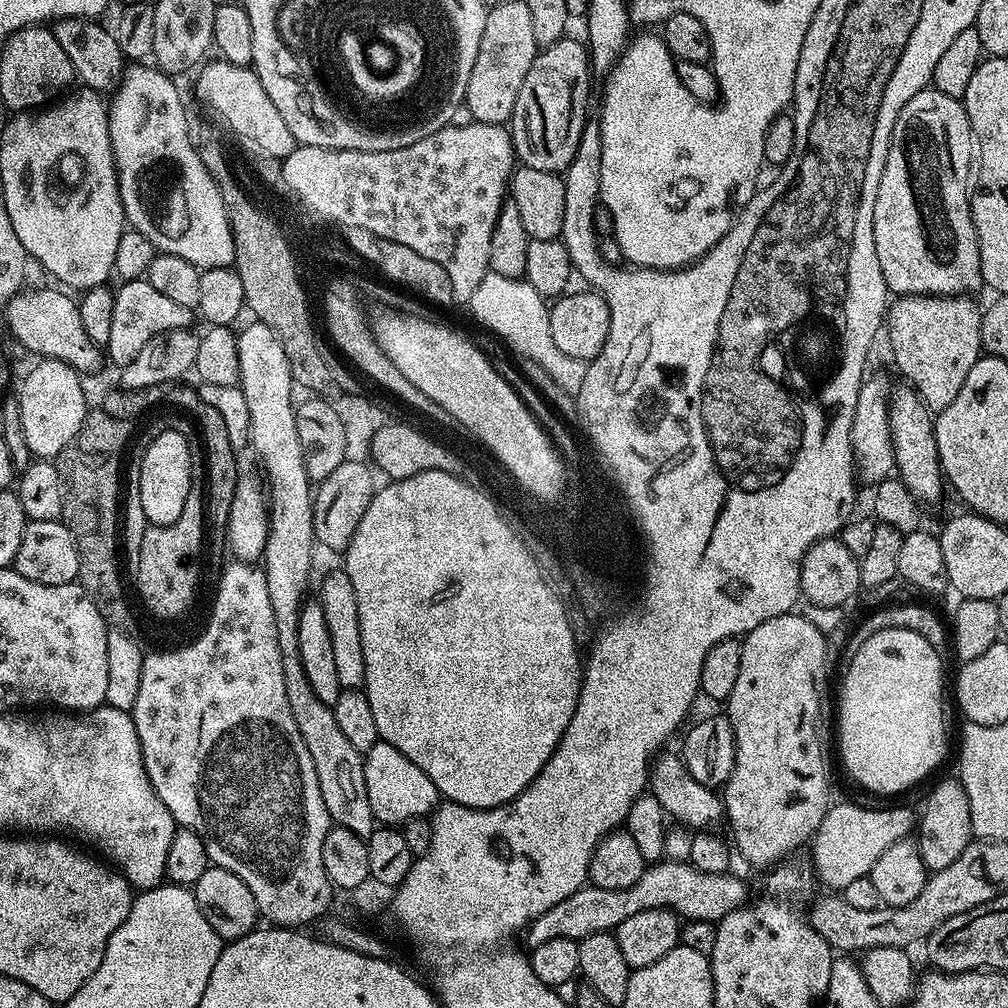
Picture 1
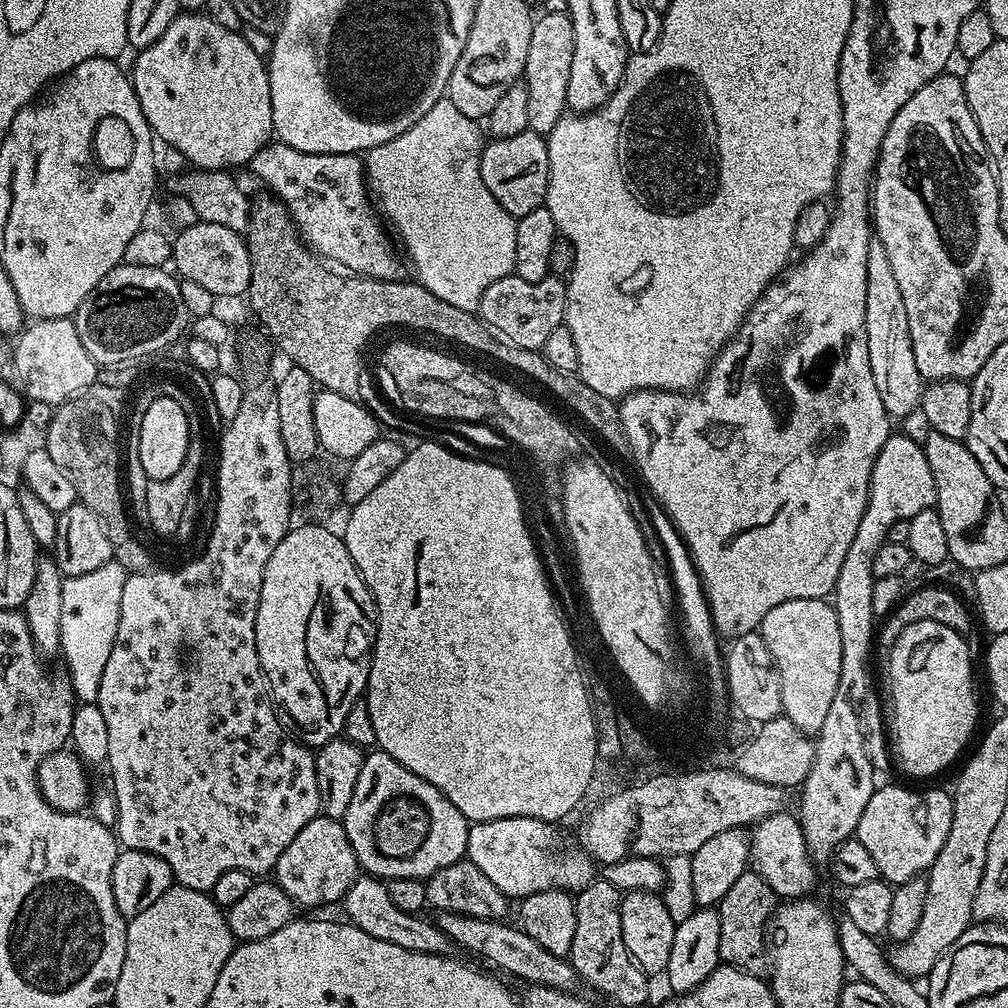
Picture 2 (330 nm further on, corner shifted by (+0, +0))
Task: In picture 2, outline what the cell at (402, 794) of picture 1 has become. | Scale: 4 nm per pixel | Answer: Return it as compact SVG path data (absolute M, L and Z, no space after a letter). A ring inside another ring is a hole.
M379 750L367 753L358 774L358 783L354 786L354 798L350 798L350 807L342 821L346 838L354 846L356 861L367 875L377 877L385 882L394 878L414 878L427 880L442 866L465 859L468 850L468 829L470 821L450 803L430 782L418 778L406 766L402 766L390 754Z

